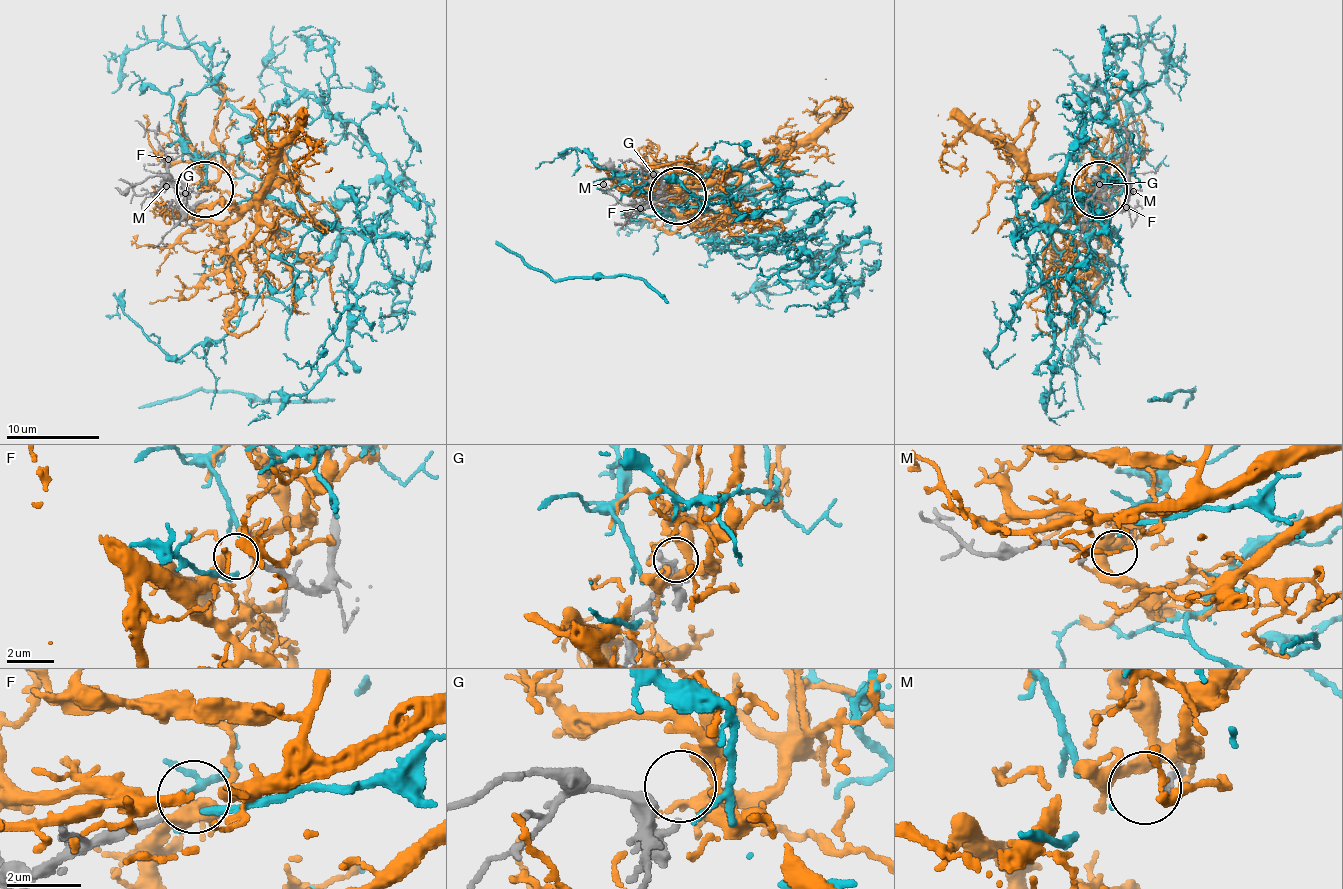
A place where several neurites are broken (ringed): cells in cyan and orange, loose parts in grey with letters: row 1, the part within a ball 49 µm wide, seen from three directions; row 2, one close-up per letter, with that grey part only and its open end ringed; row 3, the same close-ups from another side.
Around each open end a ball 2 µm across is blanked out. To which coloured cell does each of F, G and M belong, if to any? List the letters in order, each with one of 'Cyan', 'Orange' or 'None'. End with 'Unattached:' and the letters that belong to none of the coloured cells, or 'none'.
F: Orange
G: None
M: Cyan
Unattached: G

